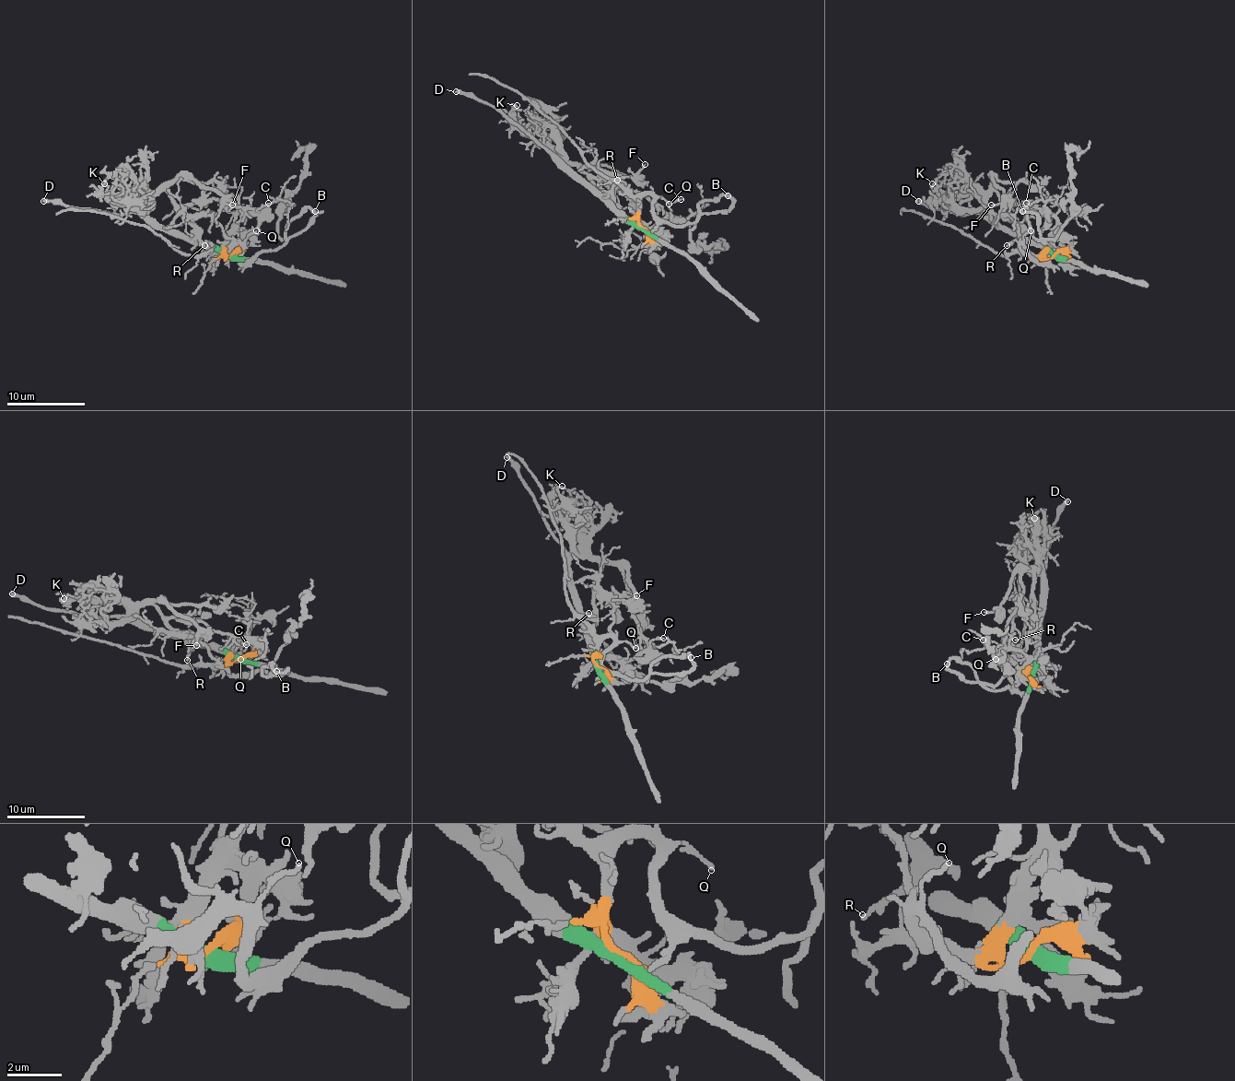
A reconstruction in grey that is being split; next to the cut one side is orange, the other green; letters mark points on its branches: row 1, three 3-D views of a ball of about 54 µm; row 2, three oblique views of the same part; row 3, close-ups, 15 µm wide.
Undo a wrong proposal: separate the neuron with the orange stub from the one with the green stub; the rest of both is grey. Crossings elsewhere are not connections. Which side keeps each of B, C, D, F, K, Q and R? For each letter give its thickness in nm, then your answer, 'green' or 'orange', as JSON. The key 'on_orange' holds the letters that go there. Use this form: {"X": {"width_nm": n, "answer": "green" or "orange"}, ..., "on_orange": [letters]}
{"B": {"width_nm": 280, "answer": "orange"}, "C": {"width_nm": 190, "answer": "orange"}, "D": {"width_nm": 320, "answer": "green"}, "F": {"width_nm": 170, "answer": "green"}, "K": {"width_nm": 280, "answer": "green"}, "Q": {"width_nm": 80, "answer": "orange"}, "R": {"width_nm": 190, "answer": "green"}, "on_orange": ["B", "C", "Q"]}

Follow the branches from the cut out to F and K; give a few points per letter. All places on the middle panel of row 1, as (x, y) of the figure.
F: (643, 228), (625, 217), (603, 196), (596, 179), (580, 167), (610, 165), (634, 177), (645, 163)
K: (643, 228), (623, 222), (576, 181), (559, 163), (559, 159), (516, 121), (516, 105)

